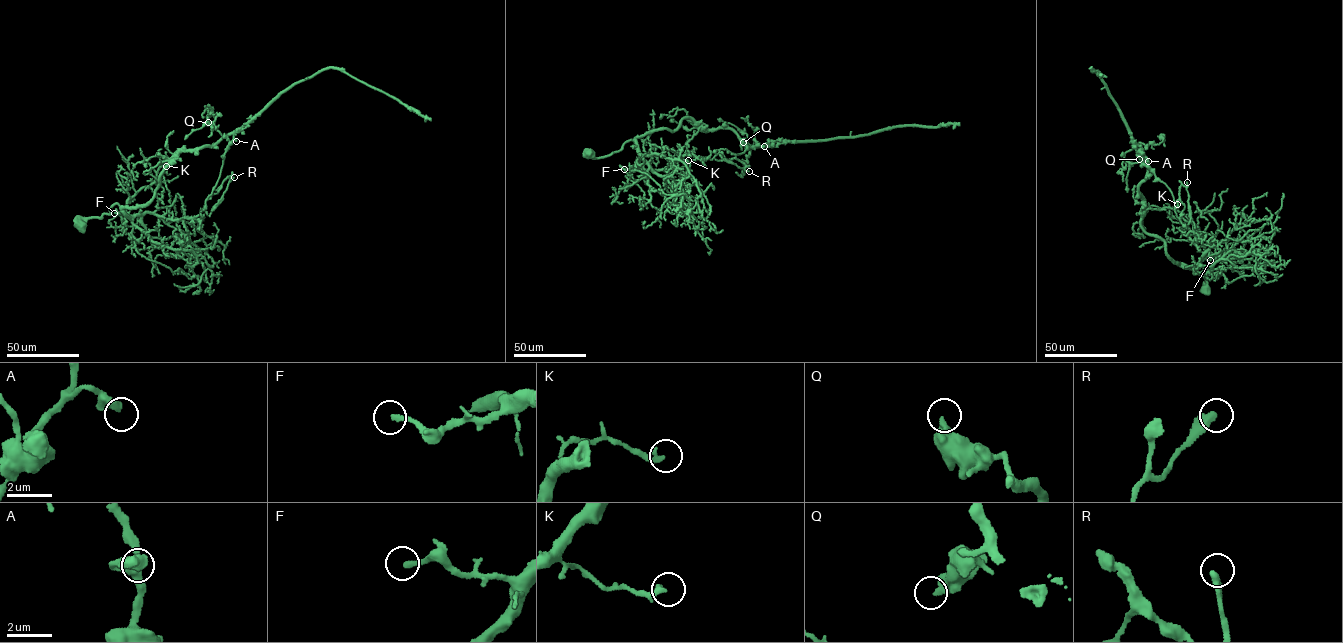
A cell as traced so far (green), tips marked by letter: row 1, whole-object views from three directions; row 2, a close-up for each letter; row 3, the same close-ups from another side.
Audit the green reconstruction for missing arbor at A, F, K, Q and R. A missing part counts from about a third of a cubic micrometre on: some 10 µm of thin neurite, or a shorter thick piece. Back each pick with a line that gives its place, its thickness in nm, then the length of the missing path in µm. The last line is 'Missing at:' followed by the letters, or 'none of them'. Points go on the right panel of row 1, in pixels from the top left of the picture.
Missing at: none of them

